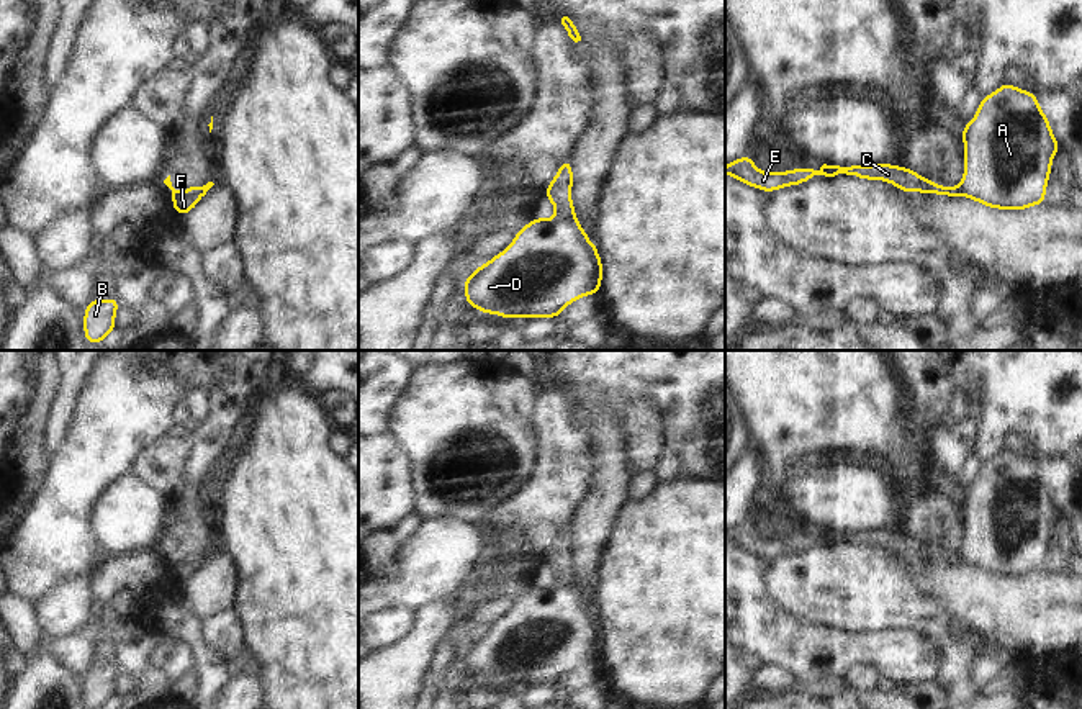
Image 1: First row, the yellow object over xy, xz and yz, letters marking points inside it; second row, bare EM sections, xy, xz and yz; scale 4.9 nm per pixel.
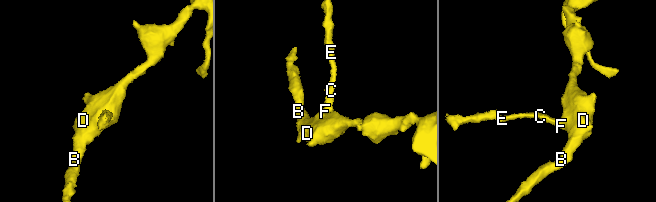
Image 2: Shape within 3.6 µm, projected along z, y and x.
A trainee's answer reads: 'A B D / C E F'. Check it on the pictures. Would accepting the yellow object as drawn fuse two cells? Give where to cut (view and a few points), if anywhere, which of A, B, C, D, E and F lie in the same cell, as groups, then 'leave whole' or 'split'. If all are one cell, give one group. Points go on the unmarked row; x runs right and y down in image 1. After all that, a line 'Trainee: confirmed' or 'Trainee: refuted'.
xz (575, 582), (559, 588), (550, 587) | A B D / C E F | split
Trainee: confirmed

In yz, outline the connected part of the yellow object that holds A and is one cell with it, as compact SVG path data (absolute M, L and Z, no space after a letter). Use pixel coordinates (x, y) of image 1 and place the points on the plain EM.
M1003 449L981 465L974 485L961 494L964 540L958 552L964 565L994 576L1021 578L1046 570L1053 524L1061 513L1031 457Z

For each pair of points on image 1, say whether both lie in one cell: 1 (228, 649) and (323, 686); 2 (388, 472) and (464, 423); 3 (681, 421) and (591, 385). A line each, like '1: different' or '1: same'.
1: different
2: different
3: same

